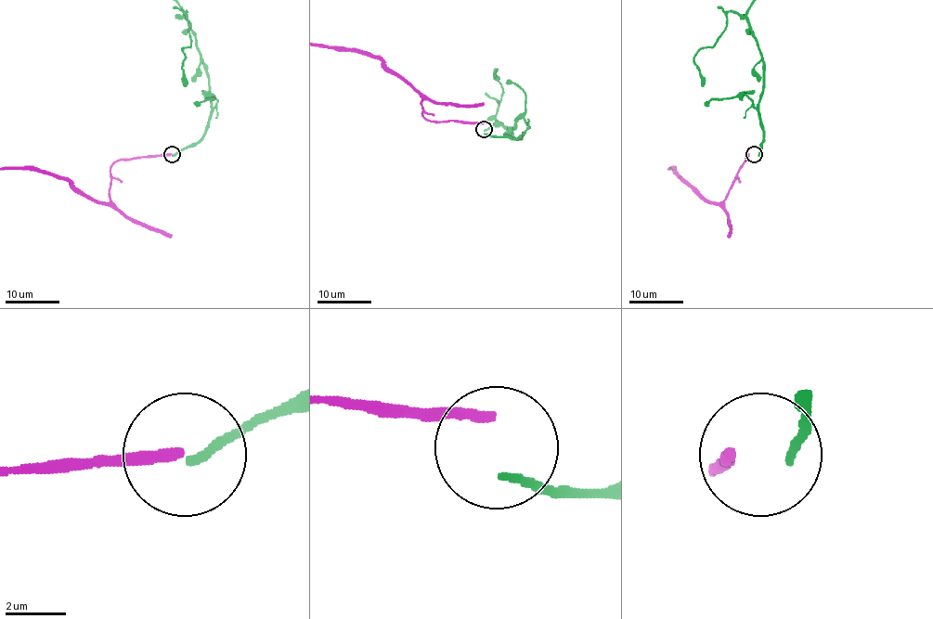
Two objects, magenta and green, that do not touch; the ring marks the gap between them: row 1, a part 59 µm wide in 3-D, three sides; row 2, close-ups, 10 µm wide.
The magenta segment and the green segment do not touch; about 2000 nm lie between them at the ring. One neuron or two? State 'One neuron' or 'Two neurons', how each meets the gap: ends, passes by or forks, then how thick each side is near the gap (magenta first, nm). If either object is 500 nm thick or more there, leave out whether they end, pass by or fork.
One neuron. At the ring magenta ends. At the ring green ends. Thickness 340 nm (magenta) against 280 nm

